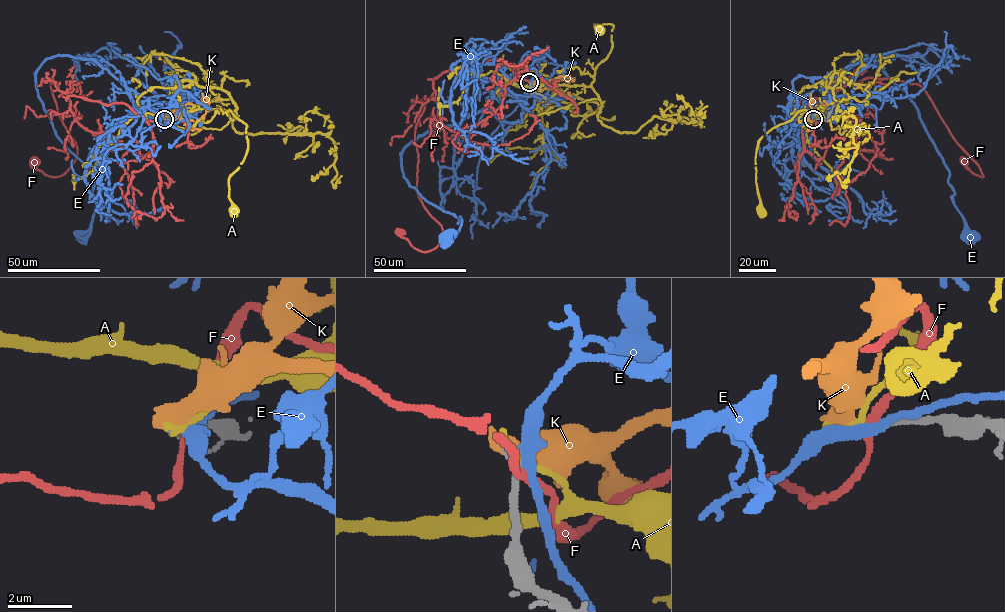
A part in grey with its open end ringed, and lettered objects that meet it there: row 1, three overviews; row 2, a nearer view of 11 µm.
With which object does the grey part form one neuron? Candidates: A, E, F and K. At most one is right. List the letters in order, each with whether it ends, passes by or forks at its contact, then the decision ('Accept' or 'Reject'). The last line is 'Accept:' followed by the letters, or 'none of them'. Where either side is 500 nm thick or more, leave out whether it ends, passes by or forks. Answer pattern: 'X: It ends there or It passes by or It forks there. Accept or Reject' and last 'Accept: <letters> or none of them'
A: It ends there. Reject
E: It passes by. Reject
F: It passes by. Reject
K: Reject
Accept: none of them

